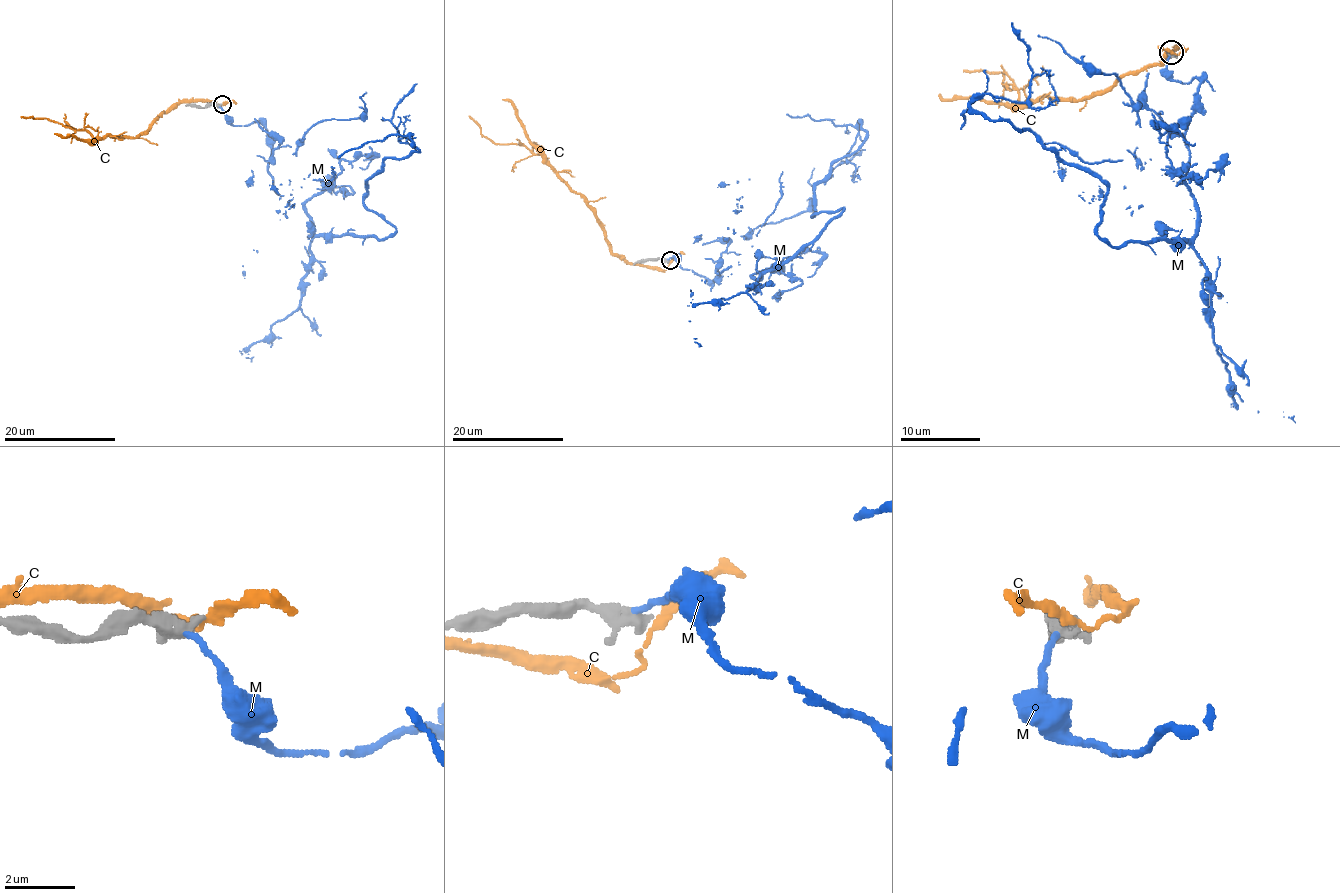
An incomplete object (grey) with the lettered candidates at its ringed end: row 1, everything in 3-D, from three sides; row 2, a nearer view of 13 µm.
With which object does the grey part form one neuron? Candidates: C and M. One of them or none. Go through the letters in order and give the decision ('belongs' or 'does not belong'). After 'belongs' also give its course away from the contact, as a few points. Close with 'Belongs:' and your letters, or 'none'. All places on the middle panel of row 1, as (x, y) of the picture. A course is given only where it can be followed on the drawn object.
C: does not belong
M: does not belong
Belongs: none

